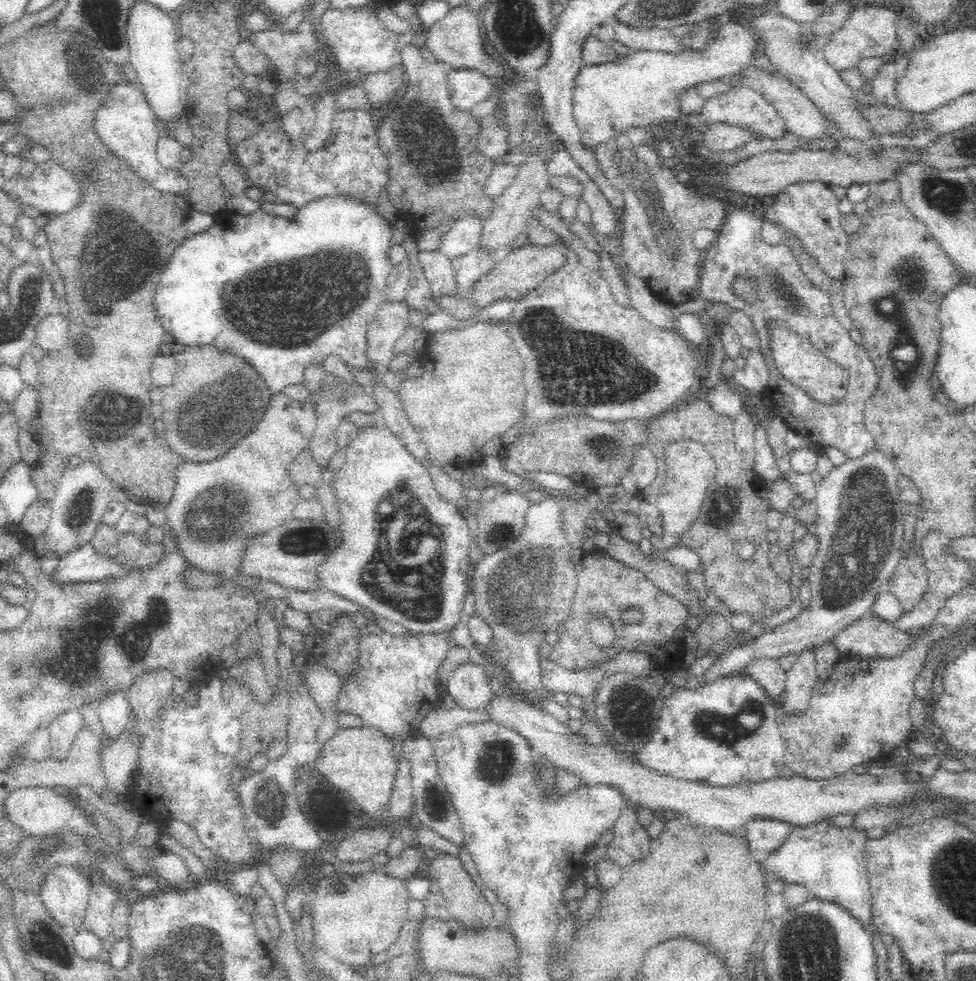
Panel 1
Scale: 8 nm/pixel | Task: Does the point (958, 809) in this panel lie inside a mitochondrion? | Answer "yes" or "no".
no

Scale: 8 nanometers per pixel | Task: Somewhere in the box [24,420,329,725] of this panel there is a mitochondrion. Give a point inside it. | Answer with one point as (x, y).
(67, 666)

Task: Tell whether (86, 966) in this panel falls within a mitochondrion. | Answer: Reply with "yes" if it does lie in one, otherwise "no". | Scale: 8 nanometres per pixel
no

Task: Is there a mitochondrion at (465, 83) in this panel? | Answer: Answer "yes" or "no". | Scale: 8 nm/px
no

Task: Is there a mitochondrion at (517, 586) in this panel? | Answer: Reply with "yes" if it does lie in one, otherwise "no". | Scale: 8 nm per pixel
yes

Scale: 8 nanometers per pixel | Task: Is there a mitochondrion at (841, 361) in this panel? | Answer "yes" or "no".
no

